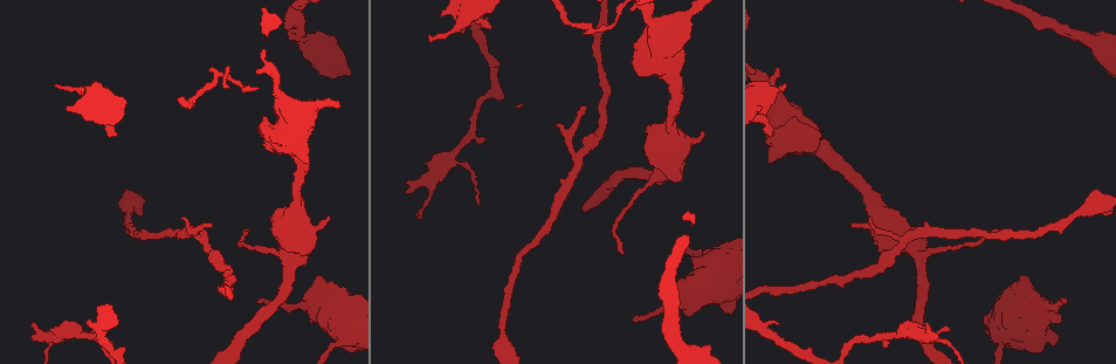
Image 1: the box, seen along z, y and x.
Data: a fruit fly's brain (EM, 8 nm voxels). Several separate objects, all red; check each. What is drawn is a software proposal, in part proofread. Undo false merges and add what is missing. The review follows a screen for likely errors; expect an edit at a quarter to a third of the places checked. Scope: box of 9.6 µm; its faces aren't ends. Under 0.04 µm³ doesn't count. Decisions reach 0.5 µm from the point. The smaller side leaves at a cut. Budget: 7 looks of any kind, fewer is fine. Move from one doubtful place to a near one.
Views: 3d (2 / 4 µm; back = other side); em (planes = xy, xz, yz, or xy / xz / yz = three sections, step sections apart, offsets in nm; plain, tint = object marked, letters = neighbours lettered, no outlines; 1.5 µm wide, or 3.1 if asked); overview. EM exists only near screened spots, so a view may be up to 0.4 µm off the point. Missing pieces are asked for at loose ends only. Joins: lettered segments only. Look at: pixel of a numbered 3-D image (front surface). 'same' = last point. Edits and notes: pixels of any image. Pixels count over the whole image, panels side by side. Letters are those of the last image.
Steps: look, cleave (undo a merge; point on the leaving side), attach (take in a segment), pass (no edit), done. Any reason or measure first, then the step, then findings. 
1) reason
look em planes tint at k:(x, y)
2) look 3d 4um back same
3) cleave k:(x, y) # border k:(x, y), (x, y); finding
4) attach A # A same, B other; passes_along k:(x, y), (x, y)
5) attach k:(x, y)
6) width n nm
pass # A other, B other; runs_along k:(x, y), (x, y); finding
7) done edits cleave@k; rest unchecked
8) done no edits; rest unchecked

free end
look em xy step 4 tint at 1:(428, 37)

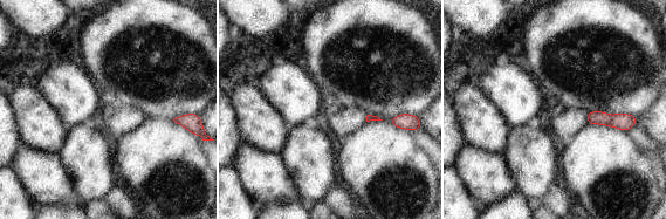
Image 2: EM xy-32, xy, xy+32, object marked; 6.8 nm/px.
another direction
look em yz step 8 letters same

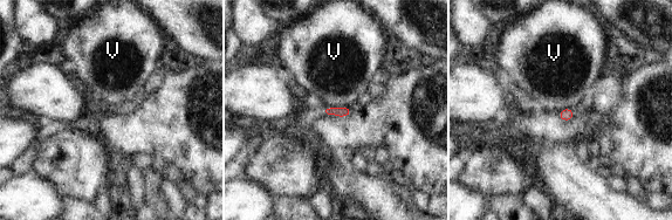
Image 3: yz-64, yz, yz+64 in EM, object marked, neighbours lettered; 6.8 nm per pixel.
pass # V other; border 3:(350, 107), (330, 107), (326, 110); no lettered segment goes on from it

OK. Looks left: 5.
thin end
look 3d 4um at 1:(211, 222)

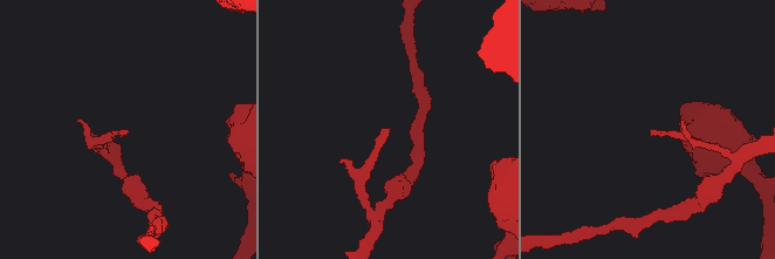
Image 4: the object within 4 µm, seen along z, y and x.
look em planes letters at 4:(650, 132)

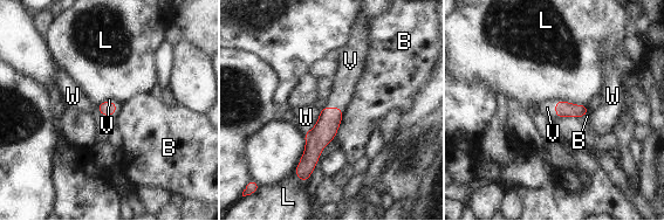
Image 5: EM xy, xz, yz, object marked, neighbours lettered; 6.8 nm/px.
width 100 nm
attach V # B other, L other, V same, W other; passes_along 5:(105, 108), (115, 111), (109, 99); the neuron continues

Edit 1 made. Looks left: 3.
free end
look 3d 4um at 1:(633, 319)

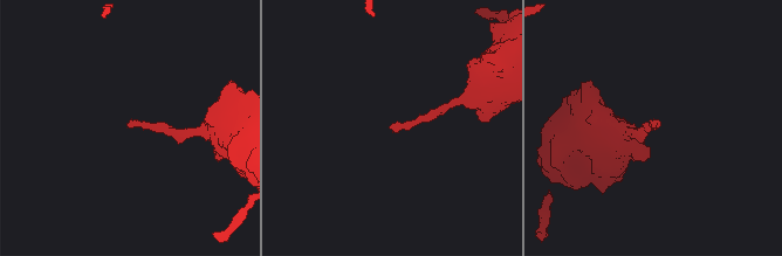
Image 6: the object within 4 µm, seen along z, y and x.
now the EM
look em planes letters at 6:(391, 127)

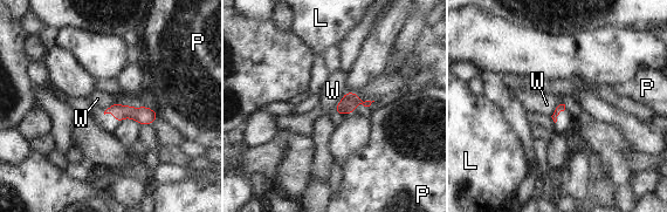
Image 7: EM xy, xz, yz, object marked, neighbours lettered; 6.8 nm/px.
pass # L other, P other, W other; border 7:(346, 91), (334, 108); no lettered segment goes on from it

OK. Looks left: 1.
done edits attach@5; rest unchecked

